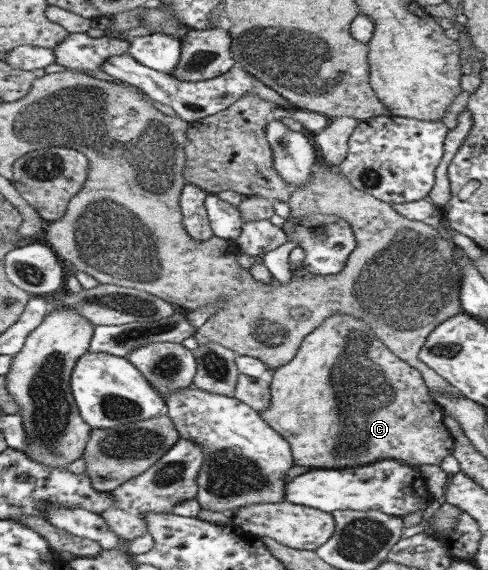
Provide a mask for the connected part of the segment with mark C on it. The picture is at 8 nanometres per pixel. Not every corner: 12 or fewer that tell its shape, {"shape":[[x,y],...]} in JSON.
{"shape":[[331,314],[259,413],[294,466],[453,453],[421,372]]}

